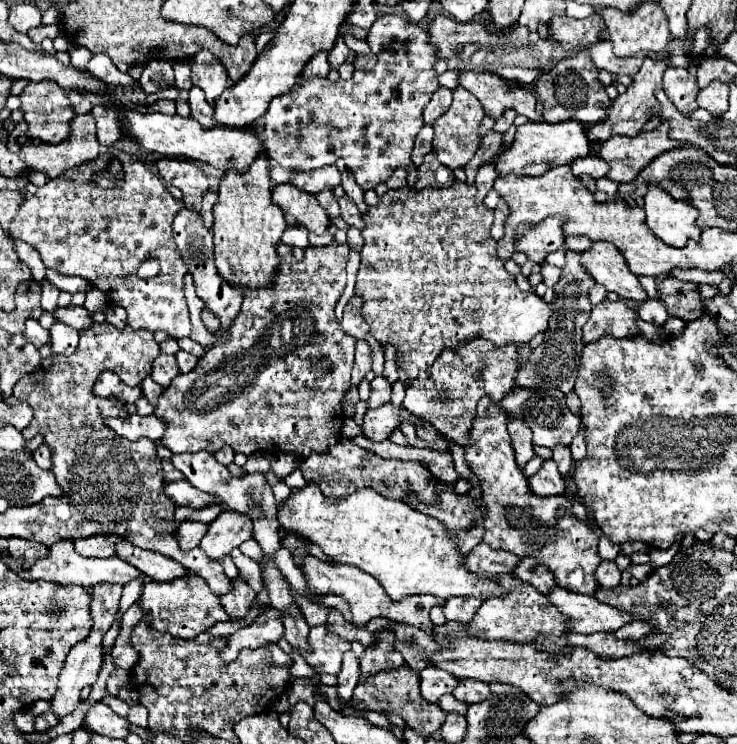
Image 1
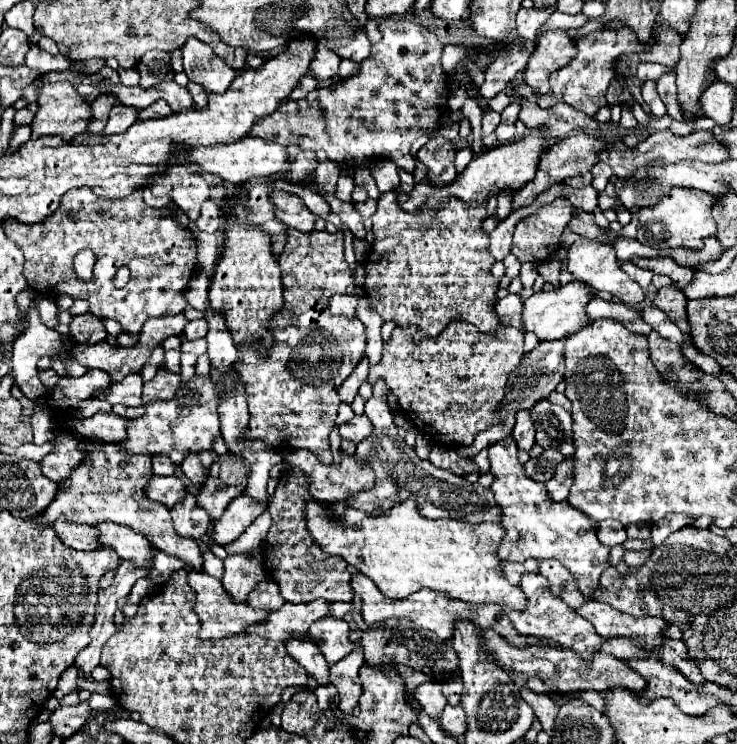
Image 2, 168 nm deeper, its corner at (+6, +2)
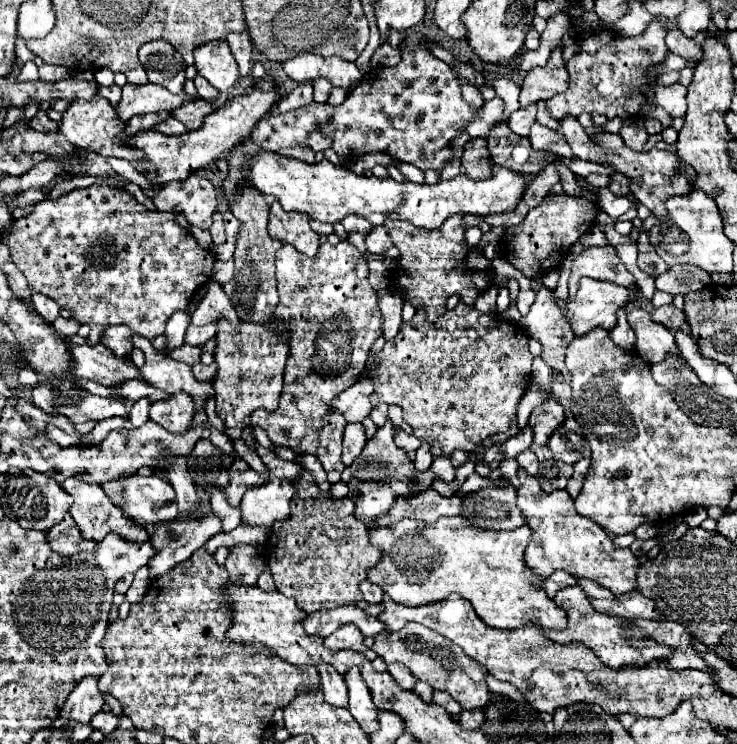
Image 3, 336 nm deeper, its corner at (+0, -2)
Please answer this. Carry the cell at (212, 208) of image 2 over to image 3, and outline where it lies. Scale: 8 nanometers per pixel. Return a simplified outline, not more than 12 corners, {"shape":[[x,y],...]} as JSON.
{"shape":[[219,212],[213,216],[209,234],[215,246],[225,242],[223,216]]}

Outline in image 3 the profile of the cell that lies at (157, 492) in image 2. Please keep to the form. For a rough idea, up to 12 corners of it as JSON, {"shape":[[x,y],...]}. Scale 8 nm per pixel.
{"shape":[[159,476],[101,484],[139,524],[175,520],[175,492]]}

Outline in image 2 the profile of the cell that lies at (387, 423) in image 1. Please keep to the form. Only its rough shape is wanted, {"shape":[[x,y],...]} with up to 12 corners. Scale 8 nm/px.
{"shape":[[365,414],[341,424],[341,438],[357,444],[373,432]]}

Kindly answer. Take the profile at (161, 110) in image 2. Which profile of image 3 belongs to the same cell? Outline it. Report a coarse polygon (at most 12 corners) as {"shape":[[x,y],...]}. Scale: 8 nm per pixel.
{"shape":[[167,118],[155,130],[165,136],[187,132],[177,118]]}

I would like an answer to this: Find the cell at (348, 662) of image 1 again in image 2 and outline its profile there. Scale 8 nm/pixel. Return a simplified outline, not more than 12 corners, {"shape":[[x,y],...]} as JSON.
{"shape":[[353,650],[331,666],[339,710],[353,714],[361,696],[357,672],[363,652]]}

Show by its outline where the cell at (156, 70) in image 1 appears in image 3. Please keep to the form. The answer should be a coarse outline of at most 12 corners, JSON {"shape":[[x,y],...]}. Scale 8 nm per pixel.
{"shape":[[169,42],[143,44],[149,82],[183,92],[187,64]]}

